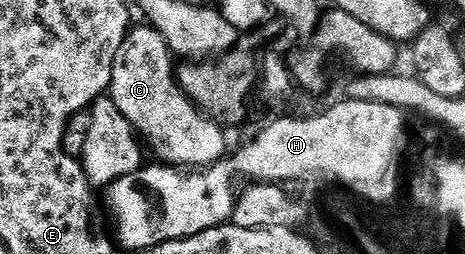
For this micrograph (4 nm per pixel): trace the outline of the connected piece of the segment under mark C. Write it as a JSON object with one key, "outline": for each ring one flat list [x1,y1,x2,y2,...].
{"outline":[[151,24,142,25,141,29,129,28,124,40,116,46,110,86,112,102,142,138,143,144,152,148,152,153,156,156,153,158,157,162,171,167,207,167,215,165,217,161,223,161,229,152,228,137,220,130,223,128,201,113,181,89,174,69,172,73,174,54,162,35,153,29]]}

